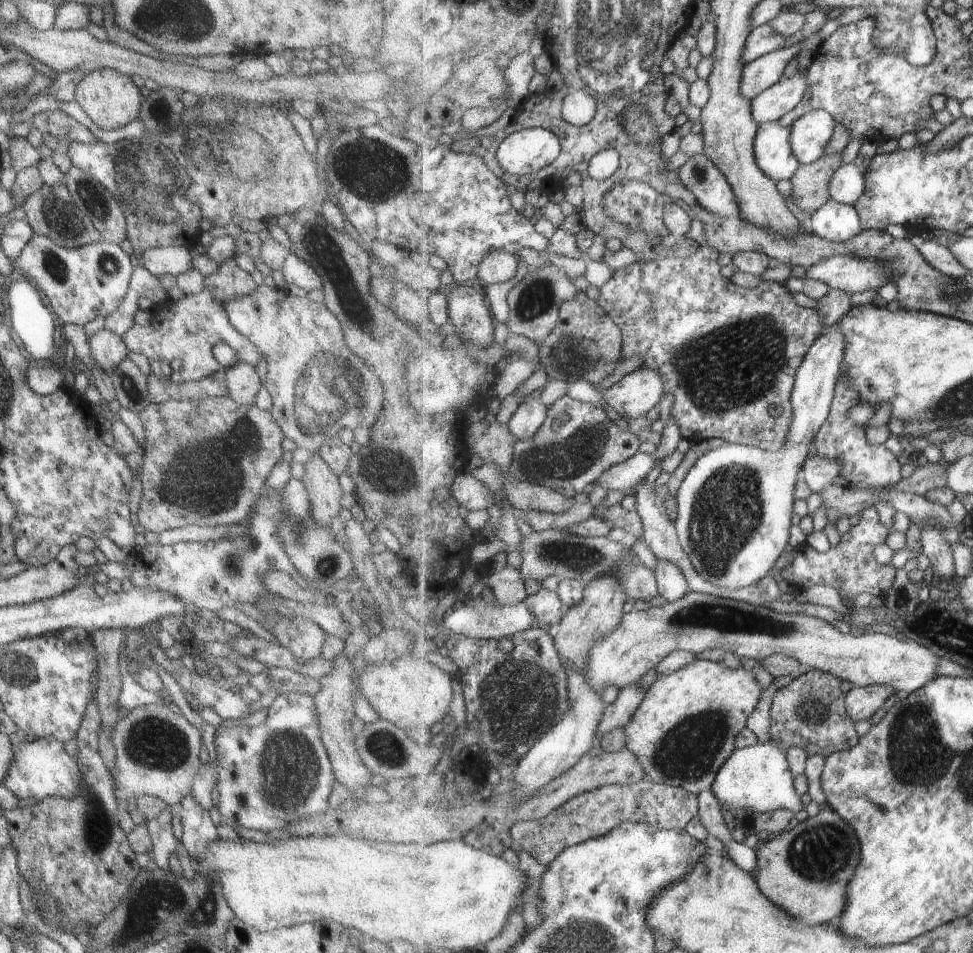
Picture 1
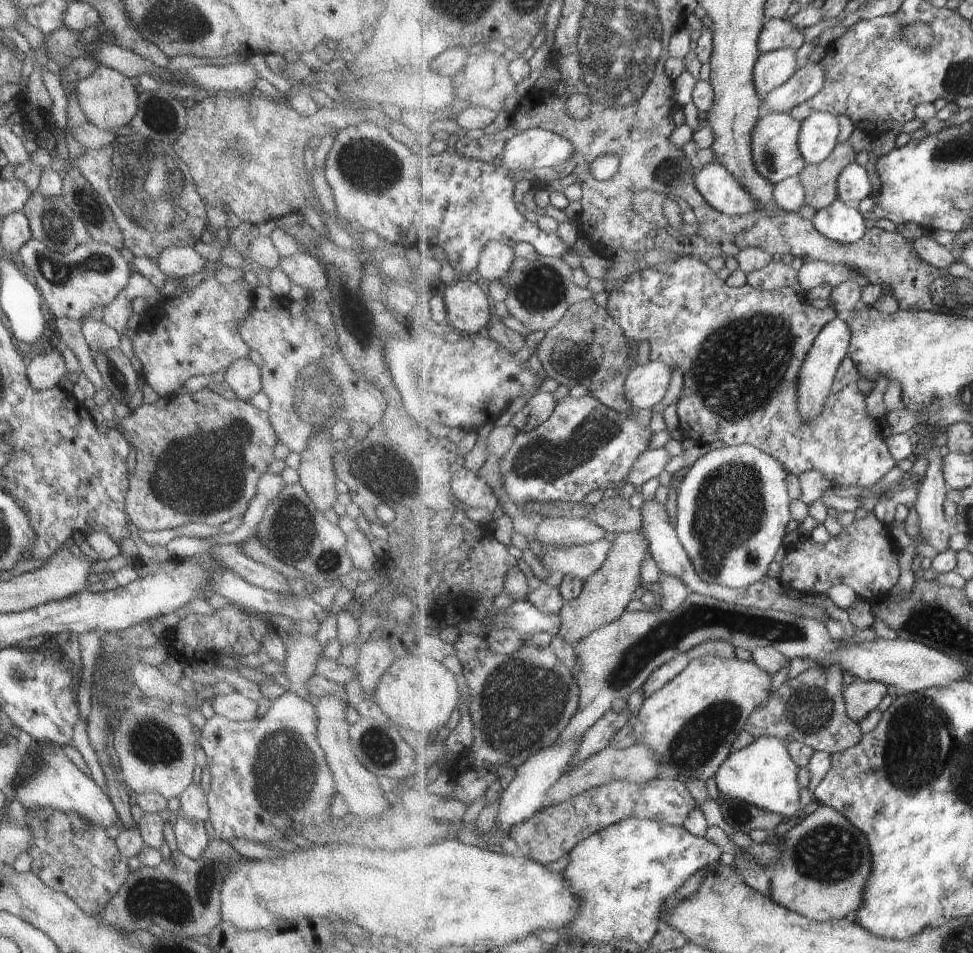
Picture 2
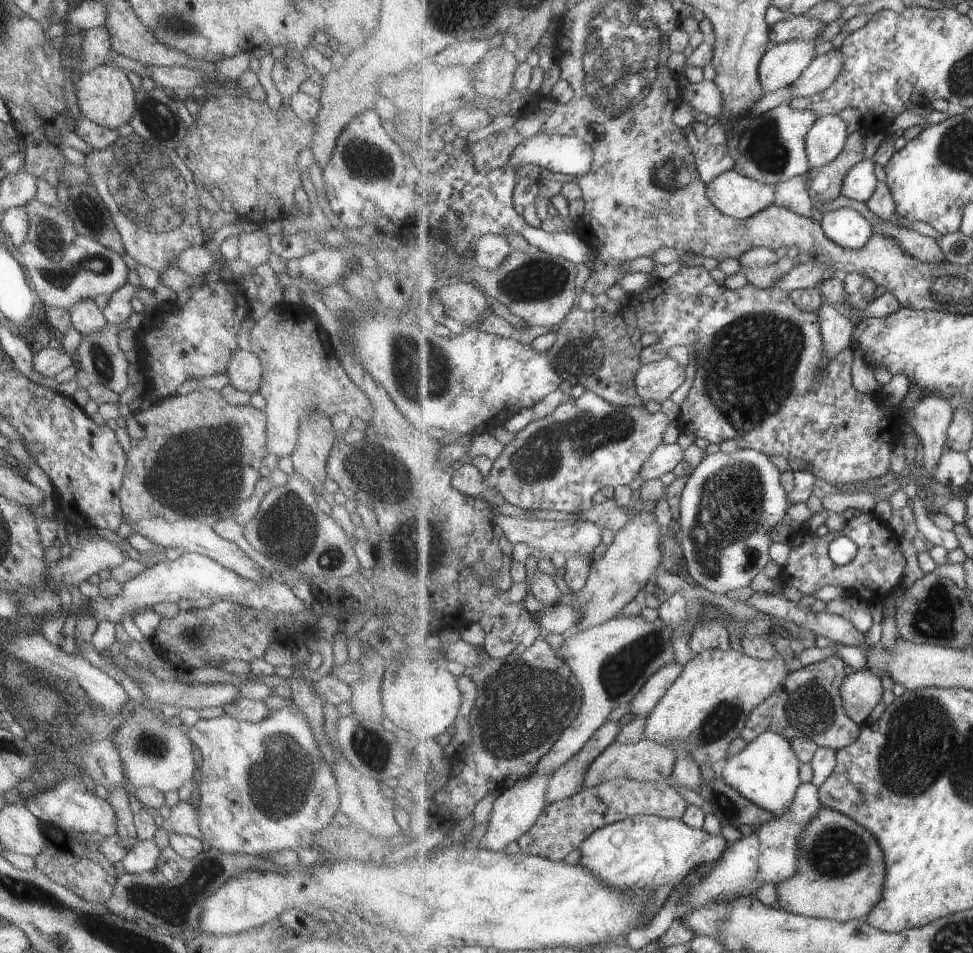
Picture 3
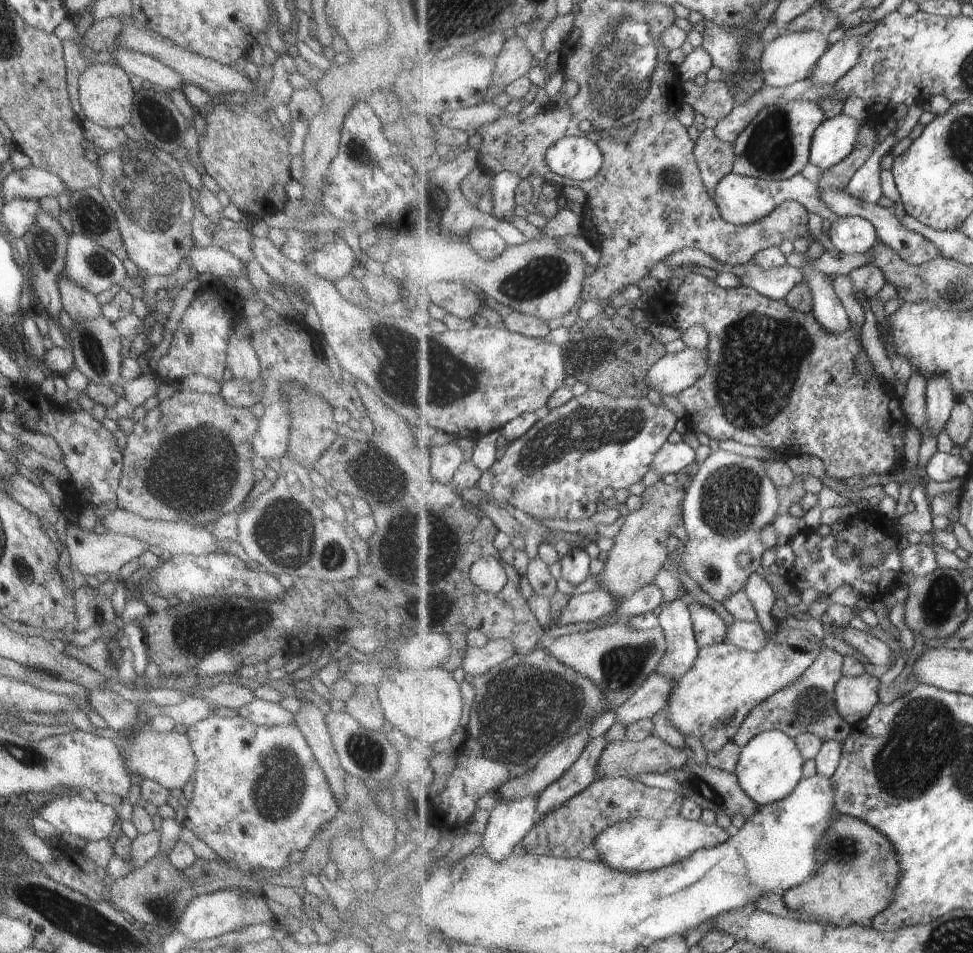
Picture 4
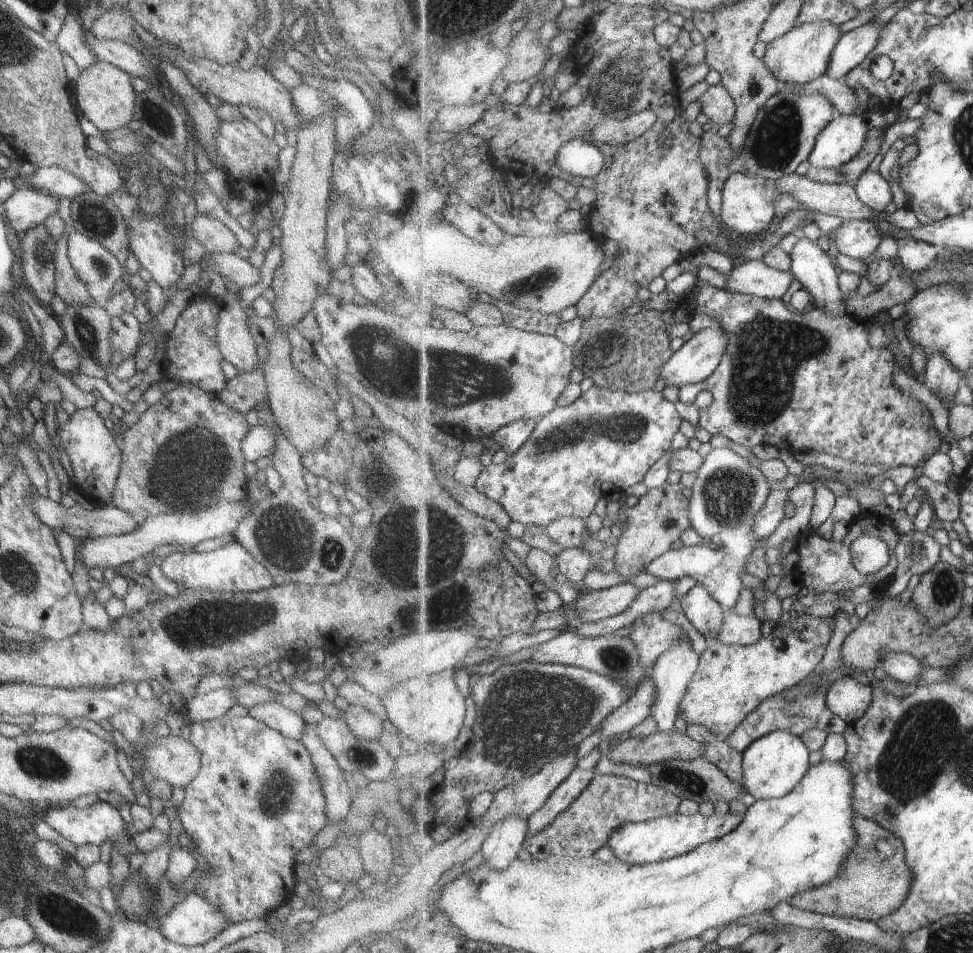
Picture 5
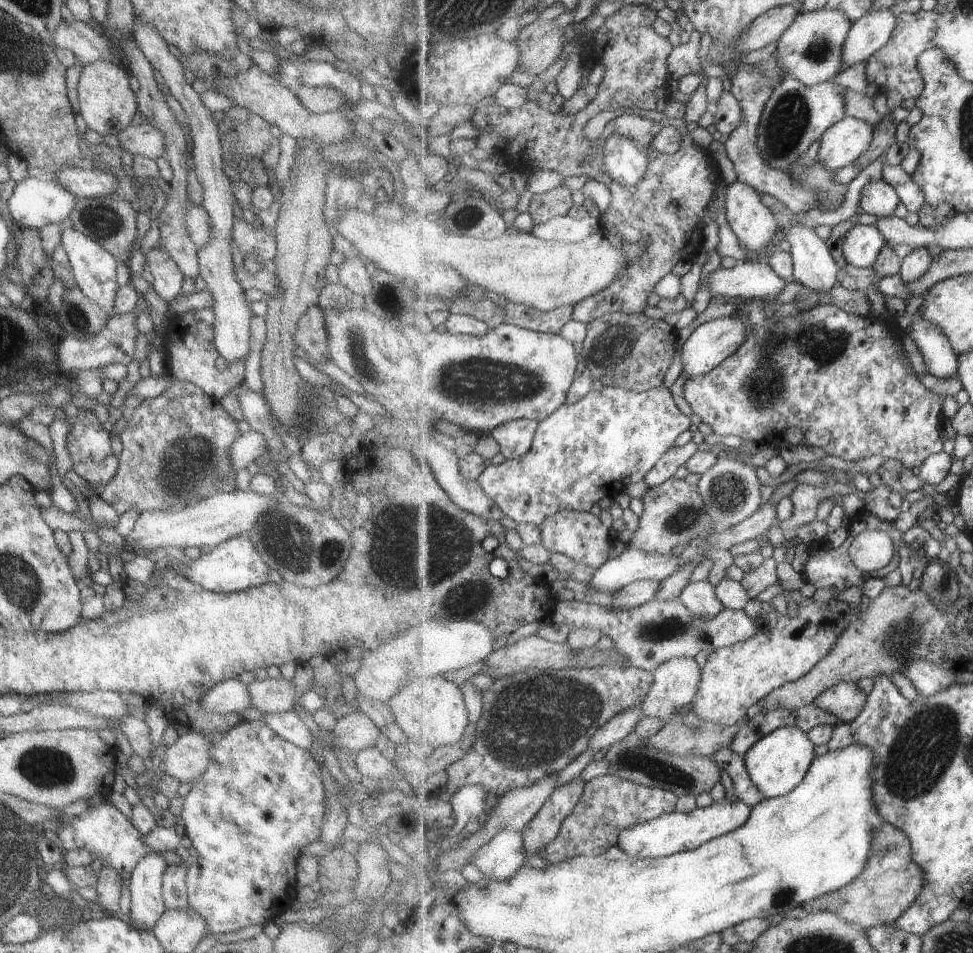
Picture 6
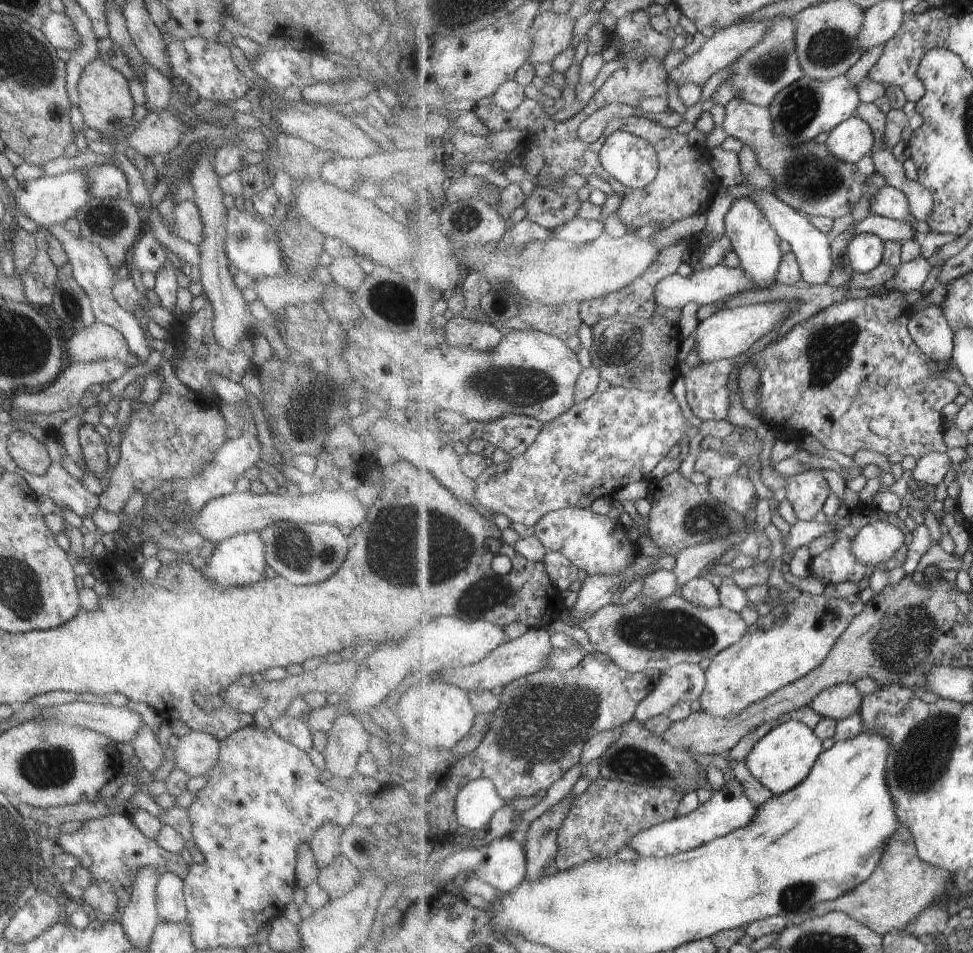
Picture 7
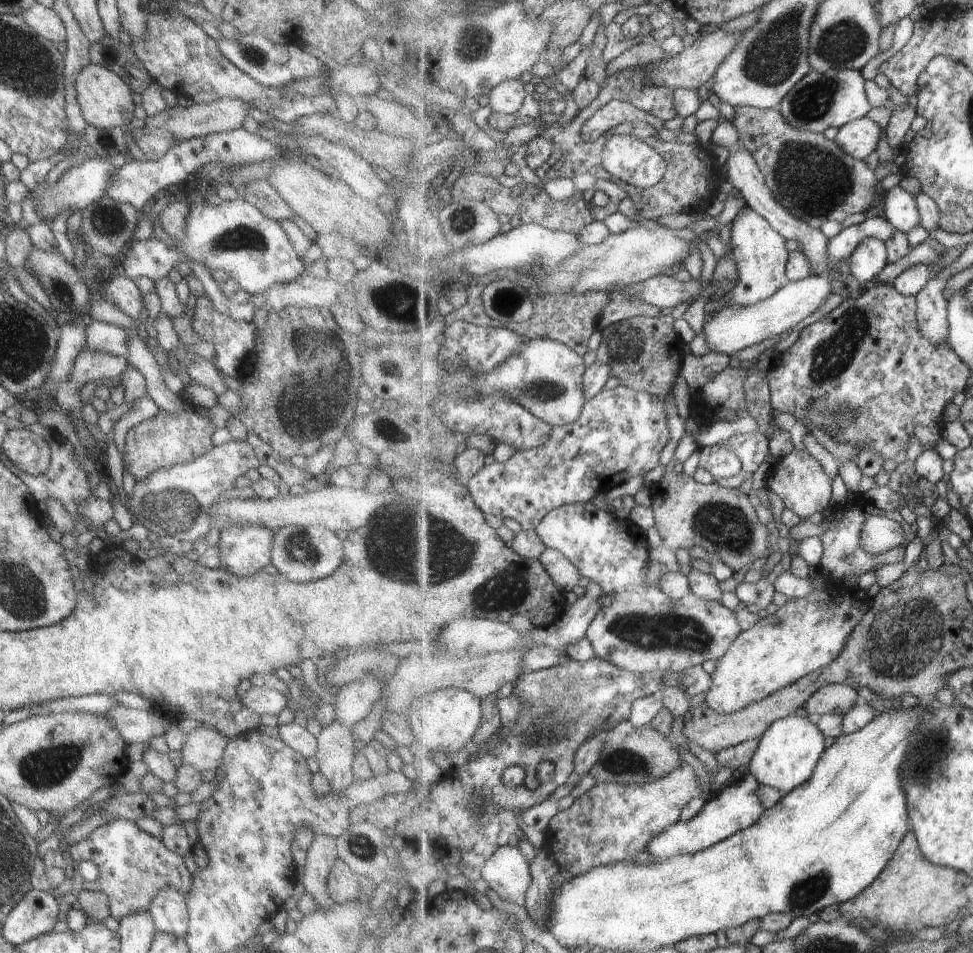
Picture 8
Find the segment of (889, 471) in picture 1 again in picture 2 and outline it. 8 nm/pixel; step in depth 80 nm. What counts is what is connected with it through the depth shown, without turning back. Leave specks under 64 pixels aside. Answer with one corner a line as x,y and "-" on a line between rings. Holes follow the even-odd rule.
696,255
679,256
674,261
666,261
658,263
653,267
647,267
642,271
635,271
630,279
619,283
613,290
607,291
608,299
606,309
611,316
624,328
624,333
629,342
635,344
643,344
647,342
650,346
650,360
665,363
670,367
678,367
684,374
683,389
678,403
678,415
680,416
680,429
682,438
691,438
699,444
705,446
739,446
751,443
760,449
763,449
767,454
778,458
786,468
793,474
799,476
806,470
819,469
824,472
824,475
830,480
833,486
839,490
852,488
853,486
863,486
869,488
873,484
877,484
879,480
883,480
893,465
893,459
890,448
887,446
886,439
881,440
877,436
875,430
875,421
877,419
871,418
867,414
867,395
863,394
857,386
857,382
861,378
858,366
847,356
840,364
839,370
836,374
836,379
828,396
825,408
821,415
814,418
812,421
807,421
802,415
802,411
798,409
798,378
800,377
802,366
805,365
806,358
809,357
810,350
813,349
814,342
818,336
823,332
823,329
830,323
831,319
836,316
831,307
825,309
817,309
808,305
805,301
801,301
799,293
791,288
781,286
771,290
763,290
753,288
750,285
743,285
742,287
731,287
725,280
721,280
717,276
717,271
713,270
706,262
705,258

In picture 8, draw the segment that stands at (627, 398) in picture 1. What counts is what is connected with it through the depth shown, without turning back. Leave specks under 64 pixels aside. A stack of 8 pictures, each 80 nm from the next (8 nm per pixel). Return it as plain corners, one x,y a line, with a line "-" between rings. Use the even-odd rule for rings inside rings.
811,275
800,281
791,281
781,287
768,299
752,305
723,307
703,325
701,330
708,346
716,353
730,357
747,346
761,344
767,338
774,338
803,318
811,316
815,310
823,306
823,302
834,293
834,287
827,275

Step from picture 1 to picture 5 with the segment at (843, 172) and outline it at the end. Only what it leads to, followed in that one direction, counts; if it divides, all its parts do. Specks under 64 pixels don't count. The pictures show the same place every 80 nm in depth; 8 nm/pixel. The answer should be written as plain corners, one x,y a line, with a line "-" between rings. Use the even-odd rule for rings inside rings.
867,169
854,187
864,204
878,211
885,210
893,198
891,184
878,171

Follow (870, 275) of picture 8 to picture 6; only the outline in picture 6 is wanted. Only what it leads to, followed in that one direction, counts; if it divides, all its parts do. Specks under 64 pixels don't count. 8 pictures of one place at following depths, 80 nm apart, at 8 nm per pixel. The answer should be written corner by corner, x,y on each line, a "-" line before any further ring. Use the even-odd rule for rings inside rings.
855,224
846,232
842,252
849,265
869,268
885,245
885,235
875,225

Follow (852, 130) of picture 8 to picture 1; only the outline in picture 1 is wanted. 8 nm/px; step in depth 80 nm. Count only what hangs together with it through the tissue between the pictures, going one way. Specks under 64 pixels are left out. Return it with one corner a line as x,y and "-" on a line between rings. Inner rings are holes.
813,109
792,125
790,145
801,164
818,161
833,138
836,120
825,109

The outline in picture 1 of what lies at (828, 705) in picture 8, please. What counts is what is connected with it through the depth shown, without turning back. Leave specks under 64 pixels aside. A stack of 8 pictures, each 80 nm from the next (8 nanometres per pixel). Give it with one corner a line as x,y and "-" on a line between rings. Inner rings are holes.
891,685
853,686
846,693
847,710
855,722
869,720
895,692
896,690

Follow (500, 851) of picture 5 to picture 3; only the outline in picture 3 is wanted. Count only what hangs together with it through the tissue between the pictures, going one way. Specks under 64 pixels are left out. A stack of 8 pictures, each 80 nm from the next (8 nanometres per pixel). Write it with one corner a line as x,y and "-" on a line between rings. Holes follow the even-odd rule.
535,767
529,774
519,777
512,787
503,791
503,794
494,802
494,809
483,838
487,849
502,851
507,844
517,842
518,838
535,824
548,805
546,796
549,785
550,776
544,775
541,767

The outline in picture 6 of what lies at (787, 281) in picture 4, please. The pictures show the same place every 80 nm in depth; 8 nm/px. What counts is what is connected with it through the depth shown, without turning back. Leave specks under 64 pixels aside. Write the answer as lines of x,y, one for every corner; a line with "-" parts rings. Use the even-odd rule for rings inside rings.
767,261
738,262
732,269
720,268
709,278
712,296
741,300
775,299
788,285

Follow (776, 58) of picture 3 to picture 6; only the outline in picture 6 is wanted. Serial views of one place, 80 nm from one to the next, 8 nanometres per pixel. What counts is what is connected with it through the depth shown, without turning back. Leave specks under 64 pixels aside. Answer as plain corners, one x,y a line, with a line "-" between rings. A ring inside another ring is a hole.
820,10
799,14
794,25
778,40
778,62
793,78
807,85
824,83
842,71
842,50
853,21
845,11

